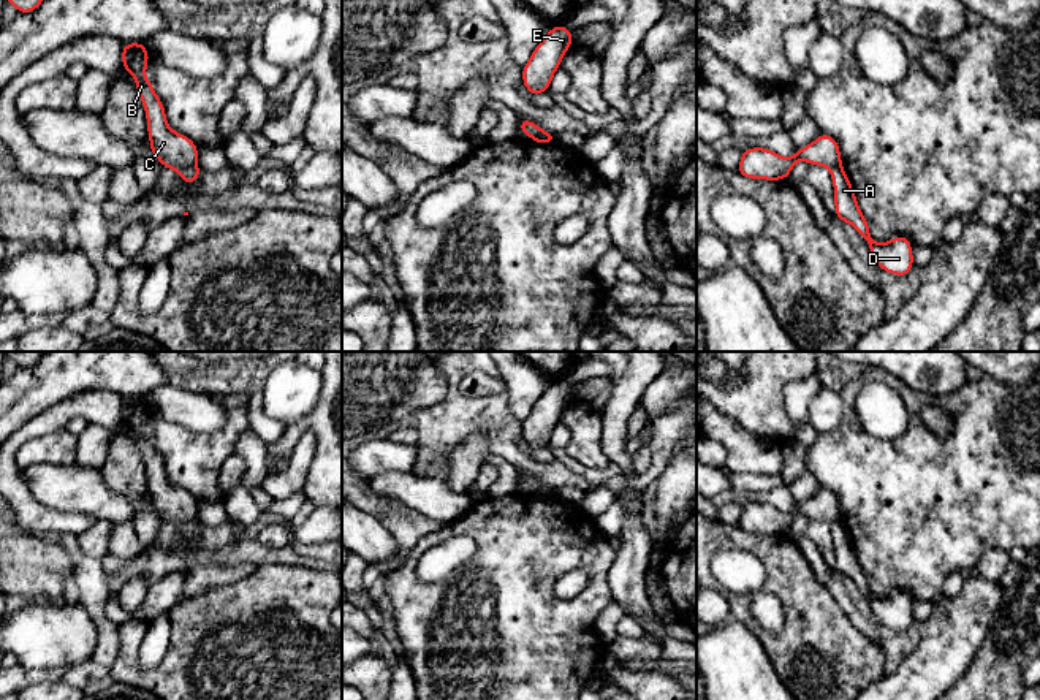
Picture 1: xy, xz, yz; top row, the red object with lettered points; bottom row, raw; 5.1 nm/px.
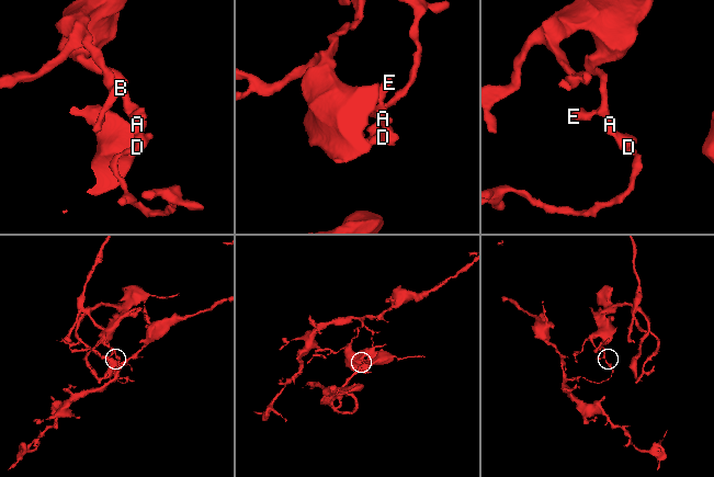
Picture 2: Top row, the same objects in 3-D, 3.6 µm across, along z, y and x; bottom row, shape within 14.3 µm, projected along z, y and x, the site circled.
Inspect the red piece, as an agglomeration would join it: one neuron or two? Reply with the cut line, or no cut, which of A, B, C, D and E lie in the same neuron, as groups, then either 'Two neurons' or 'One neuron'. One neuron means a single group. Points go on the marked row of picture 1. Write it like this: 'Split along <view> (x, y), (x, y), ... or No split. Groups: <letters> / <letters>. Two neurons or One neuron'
Split along xy (197, 163), (179, 173). Groups: A D / B C E. Two neurons

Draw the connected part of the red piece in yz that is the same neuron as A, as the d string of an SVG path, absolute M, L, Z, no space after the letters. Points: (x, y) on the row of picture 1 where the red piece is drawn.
M841 165L831 168L831 181L834 185L834 215L855 226L858 234L867 242L871 255L880 269L899 277L907 277L913 268L913 249L909 238L894 236L885 244L877 244L872 239L867 220L856 203L853 185Z

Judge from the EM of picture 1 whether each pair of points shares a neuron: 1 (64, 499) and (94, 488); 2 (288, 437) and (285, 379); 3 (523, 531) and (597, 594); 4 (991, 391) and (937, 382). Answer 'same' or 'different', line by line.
1: same
2: different
3: same
4: different

